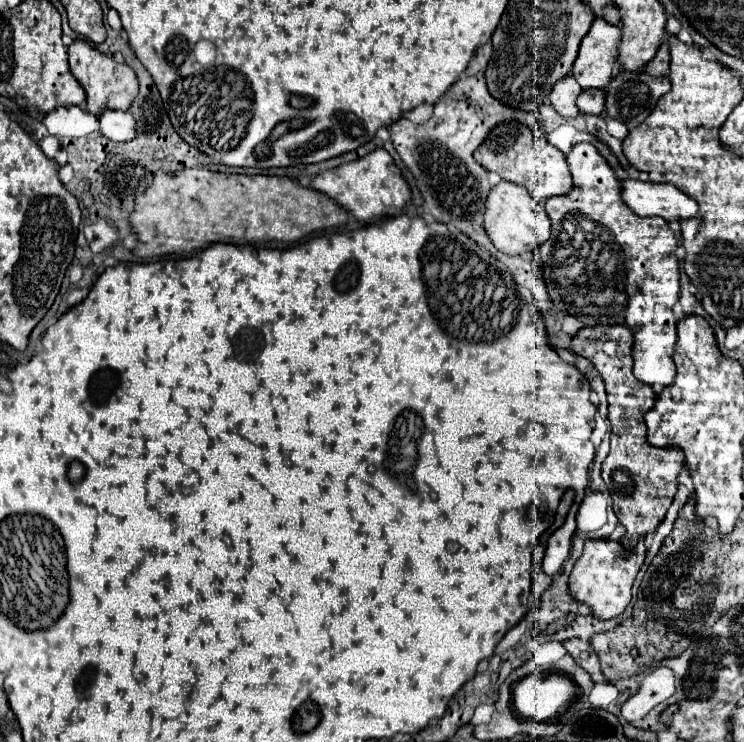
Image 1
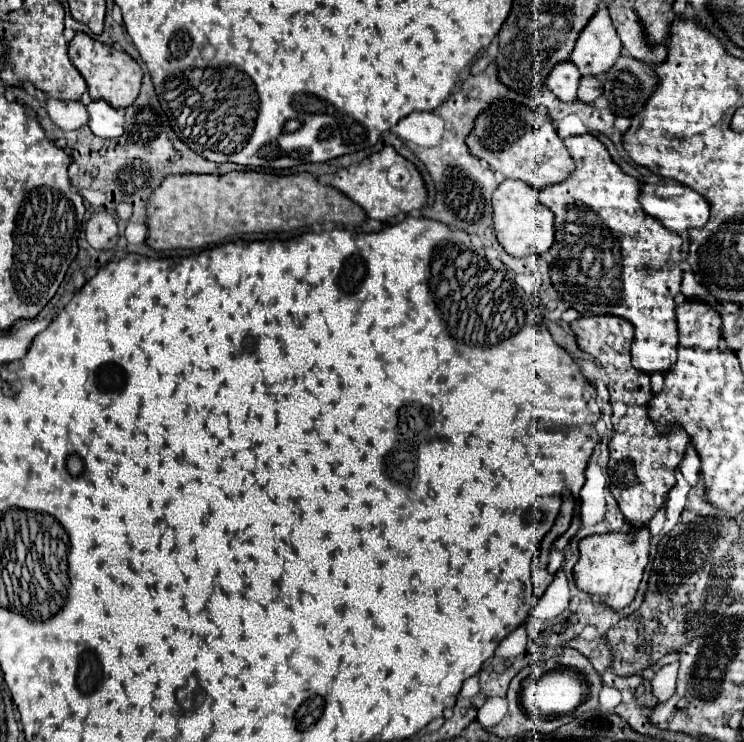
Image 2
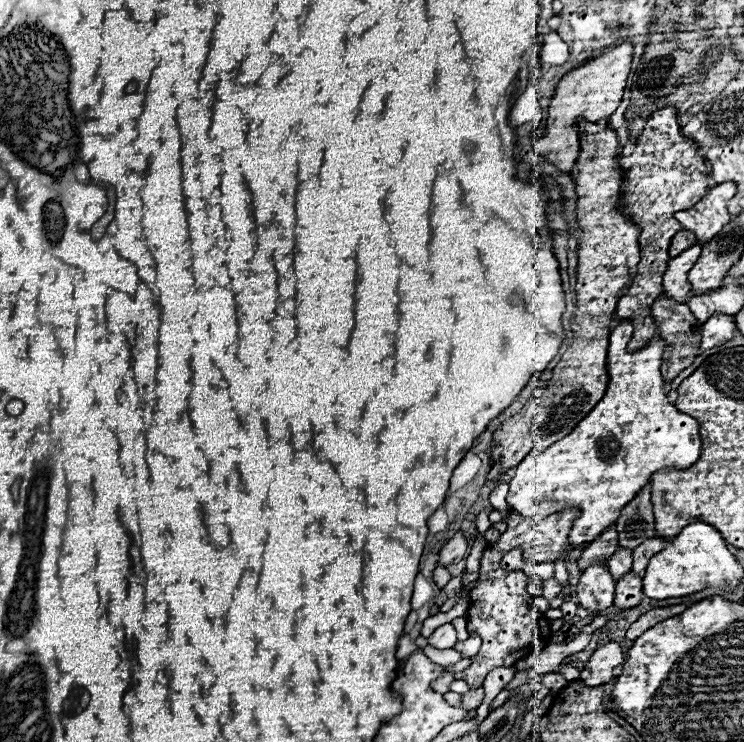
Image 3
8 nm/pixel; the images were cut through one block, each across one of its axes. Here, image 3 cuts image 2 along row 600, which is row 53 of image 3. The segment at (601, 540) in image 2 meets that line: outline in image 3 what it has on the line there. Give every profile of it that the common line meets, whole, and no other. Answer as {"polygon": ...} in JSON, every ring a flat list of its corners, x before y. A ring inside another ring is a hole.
{"polygon":[[622,42,596,60,584,62,582,66,570,70,558,84,556,94,548,108,548,120,546,120,546,134,540,140,534,140,534,150,538,156,542,156,546,162,556,166,564,174,572,174,572,168,577,160,580,143,578,124,584,118,588,122,600,122,610,118,610,114,618,108,622,100,622,92,626,86,626,78,630,72,632,62,632,44]]}

